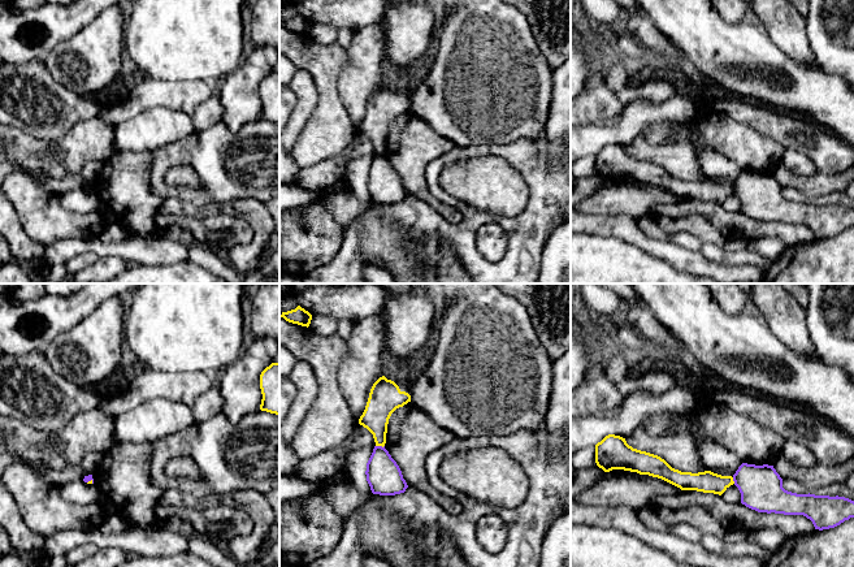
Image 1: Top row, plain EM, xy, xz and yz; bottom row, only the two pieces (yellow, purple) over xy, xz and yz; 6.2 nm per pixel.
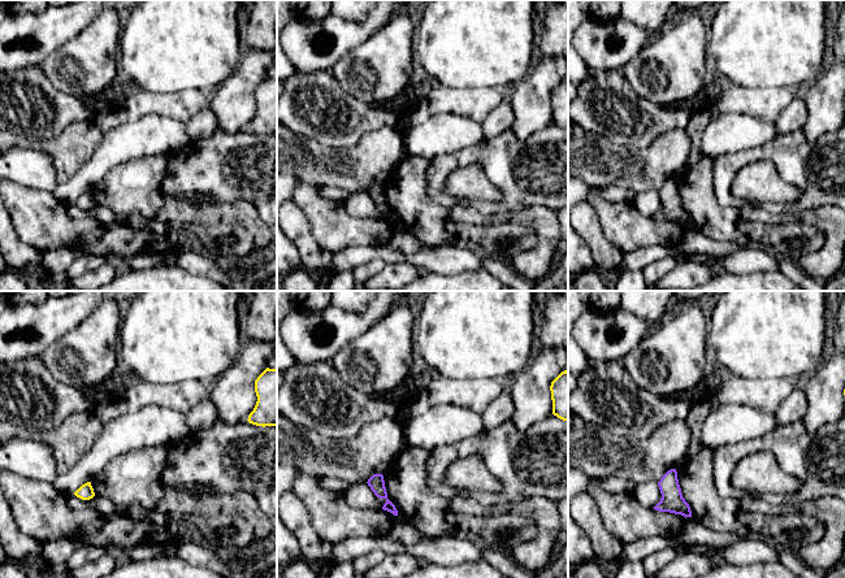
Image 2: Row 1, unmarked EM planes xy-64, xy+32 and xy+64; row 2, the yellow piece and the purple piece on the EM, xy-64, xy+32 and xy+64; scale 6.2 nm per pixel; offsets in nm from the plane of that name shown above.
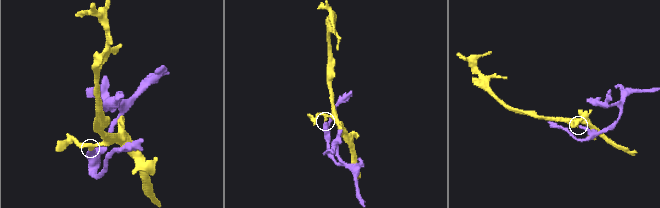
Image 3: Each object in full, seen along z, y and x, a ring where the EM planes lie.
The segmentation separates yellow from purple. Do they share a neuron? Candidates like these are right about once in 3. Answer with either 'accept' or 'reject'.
reject

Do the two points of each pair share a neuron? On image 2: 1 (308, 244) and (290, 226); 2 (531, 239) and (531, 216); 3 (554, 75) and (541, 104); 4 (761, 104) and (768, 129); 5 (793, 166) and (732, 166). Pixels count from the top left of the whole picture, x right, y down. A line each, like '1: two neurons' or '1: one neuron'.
1: one neuron
2: two neurons
3: one neuron
4: two neurons
5: one neuron

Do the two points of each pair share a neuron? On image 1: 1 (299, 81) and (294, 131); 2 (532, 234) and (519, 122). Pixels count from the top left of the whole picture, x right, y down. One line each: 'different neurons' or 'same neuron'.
1: same neuron
2: different neurons

